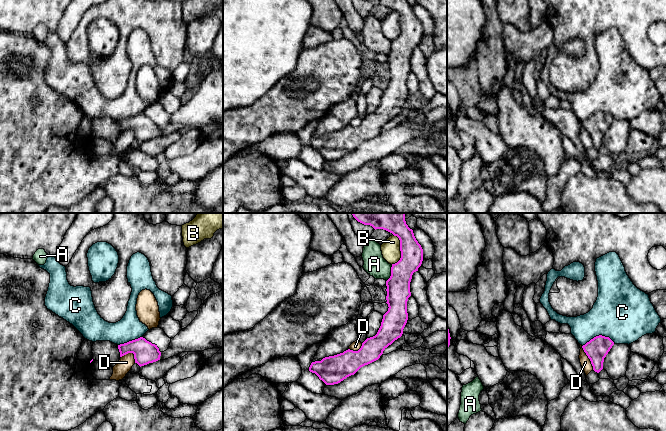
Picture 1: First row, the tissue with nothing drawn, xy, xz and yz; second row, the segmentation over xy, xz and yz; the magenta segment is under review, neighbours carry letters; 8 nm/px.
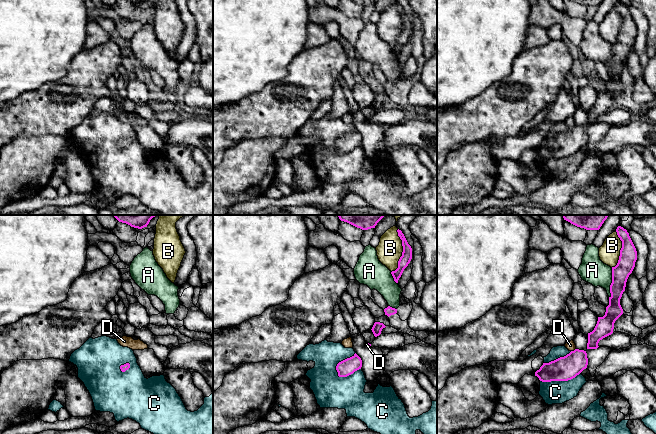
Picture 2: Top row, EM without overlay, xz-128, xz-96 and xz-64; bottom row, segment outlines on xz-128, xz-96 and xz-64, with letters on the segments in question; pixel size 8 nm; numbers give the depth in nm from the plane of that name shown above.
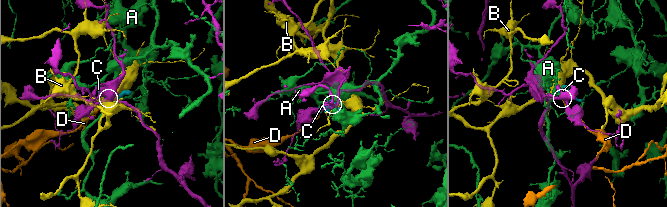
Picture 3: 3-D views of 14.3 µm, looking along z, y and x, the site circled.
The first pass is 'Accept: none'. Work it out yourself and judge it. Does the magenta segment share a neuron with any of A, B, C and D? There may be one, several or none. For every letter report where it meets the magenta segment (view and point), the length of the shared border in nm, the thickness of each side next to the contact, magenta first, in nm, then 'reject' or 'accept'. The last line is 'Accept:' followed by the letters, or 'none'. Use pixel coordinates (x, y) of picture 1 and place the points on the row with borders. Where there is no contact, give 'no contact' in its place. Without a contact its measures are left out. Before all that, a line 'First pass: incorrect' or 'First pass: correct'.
First pass: correct
A: meets magenta in xz at (391, 273); contact 140 nm long; 190 nm thick on the magenta side, 180 nm on the other; reject
B: meets magenta in xz at (400, 250); contact 240 nm long; 190 nm thick on the magenta side, 150 nm on the other; reject
C: meets magenta in yz at (599, 335); contact 260 nm long; 180 nm thick on the magenta side, 440 nm on the other; reject
D: meets magenta in yz at (588, 357); contact 220 nm long; 180 nm thick on the magenta side, 80 nm on the other; reject
Accept: none

